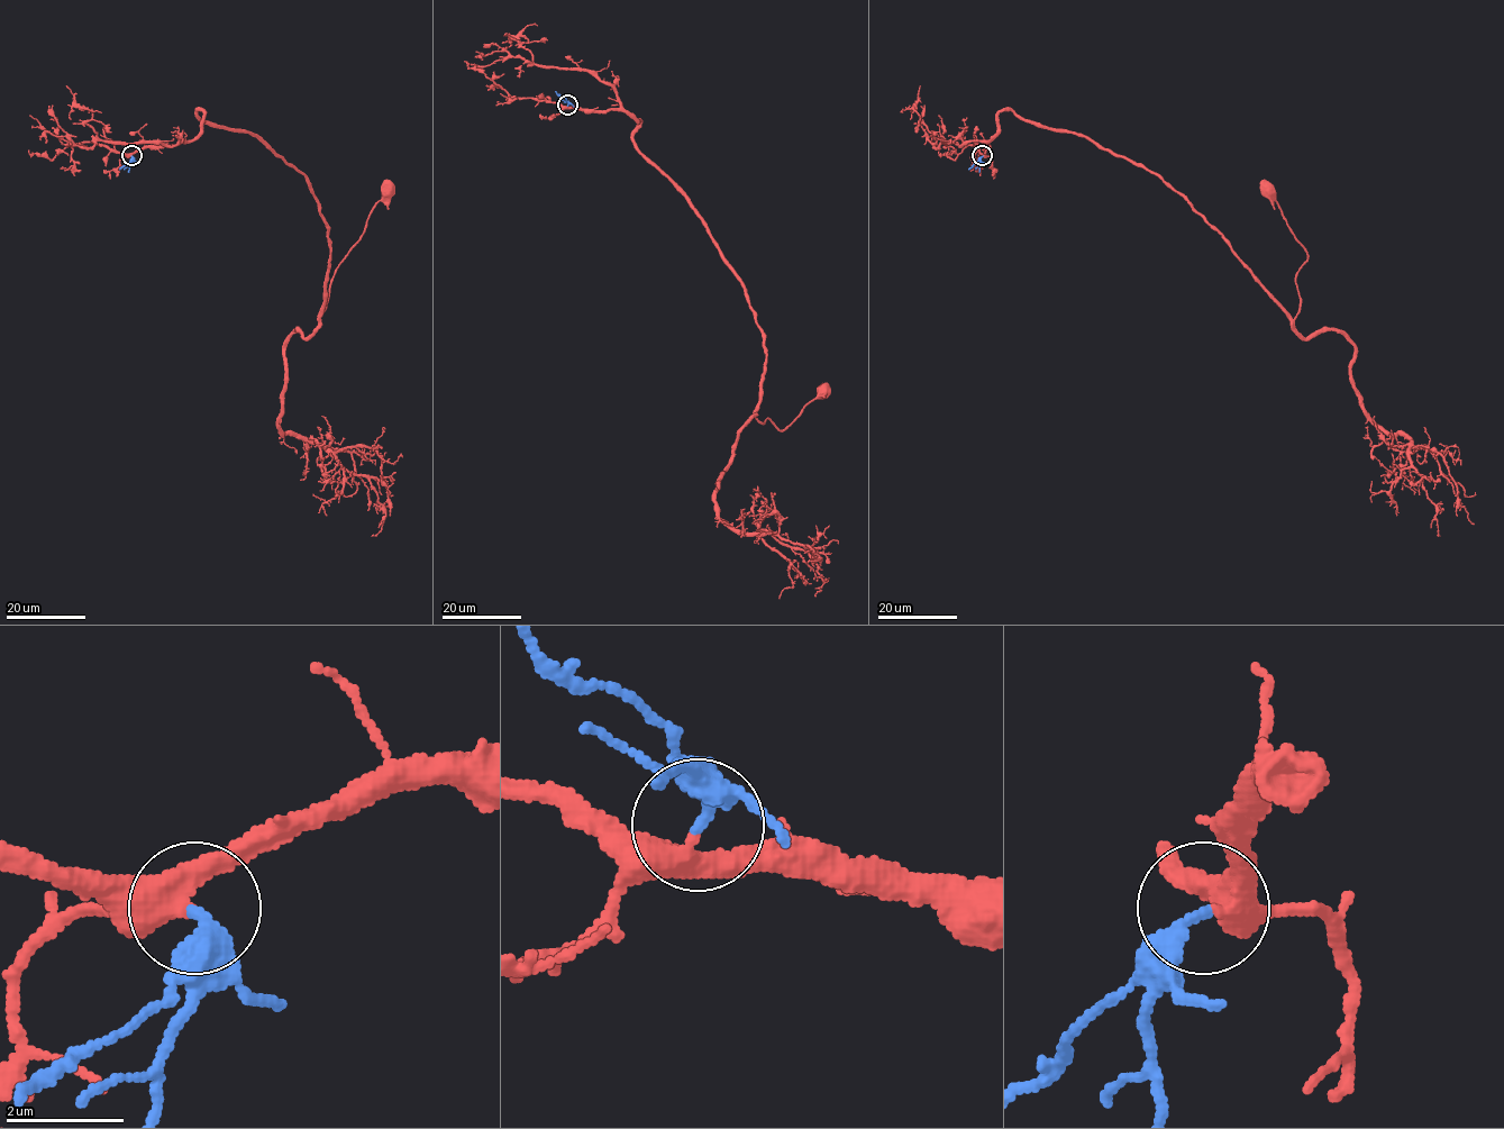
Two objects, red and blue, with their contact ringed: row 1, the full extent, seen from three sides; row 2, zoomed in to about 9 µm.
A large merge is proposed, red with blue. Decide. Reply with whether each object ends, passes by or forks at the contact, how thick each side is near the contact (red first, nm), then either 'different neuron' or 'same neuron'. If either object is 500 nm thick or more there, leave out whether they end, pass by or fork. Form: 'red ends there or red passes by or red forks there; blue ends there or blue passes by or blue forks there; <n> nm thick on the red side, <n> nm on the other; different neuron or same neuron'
red passes by; blue ends there; 340 nm thick on the red side, 300 nm on the other; same neuron

